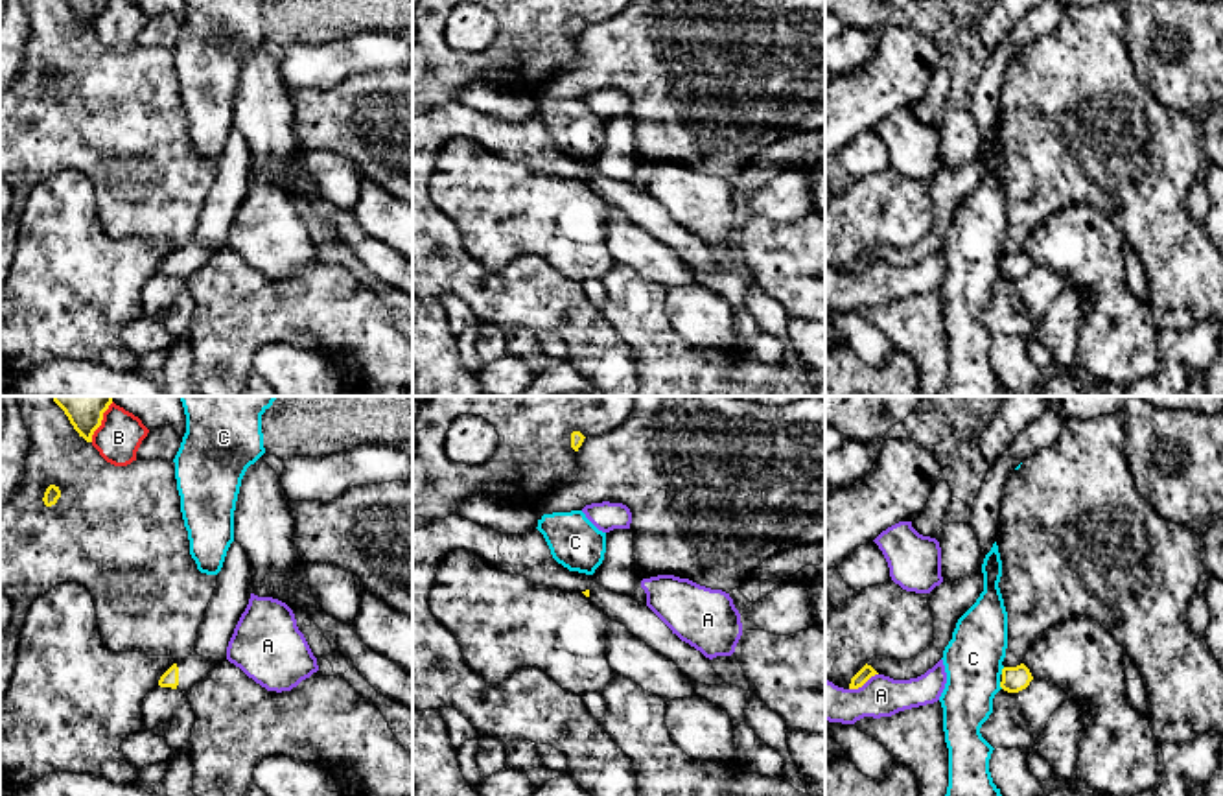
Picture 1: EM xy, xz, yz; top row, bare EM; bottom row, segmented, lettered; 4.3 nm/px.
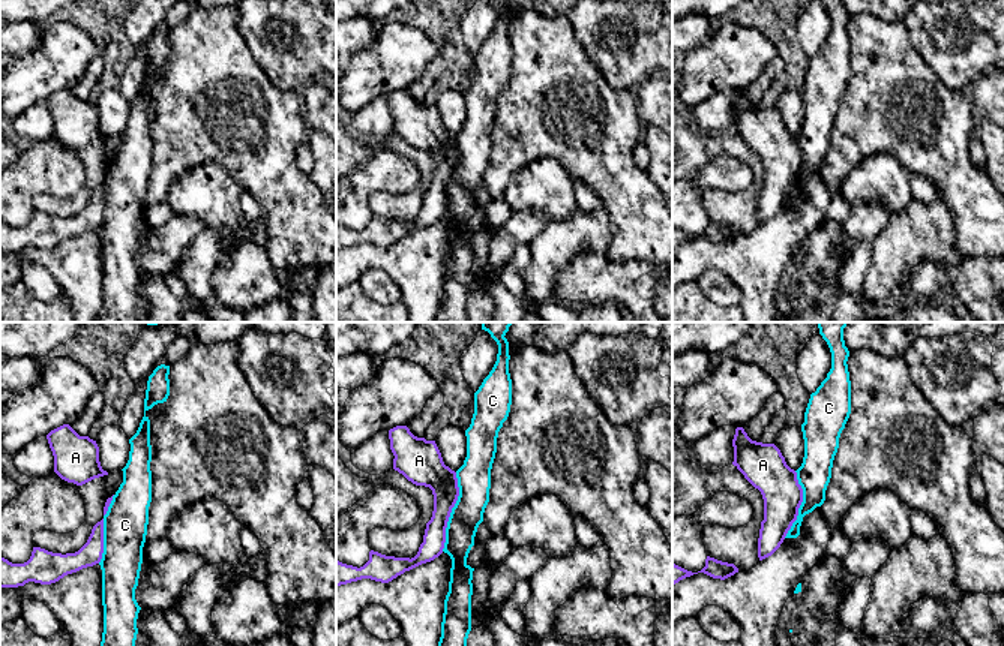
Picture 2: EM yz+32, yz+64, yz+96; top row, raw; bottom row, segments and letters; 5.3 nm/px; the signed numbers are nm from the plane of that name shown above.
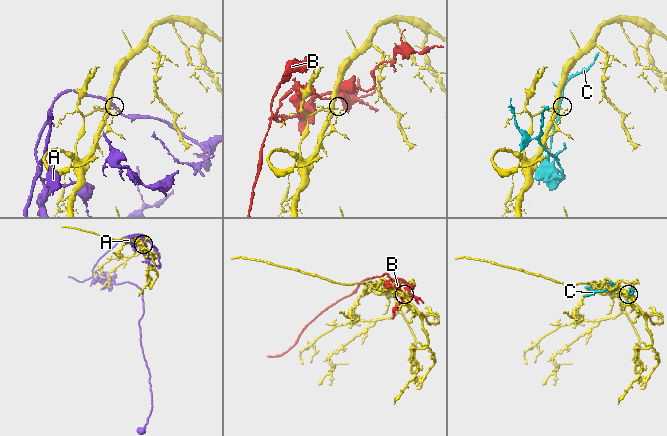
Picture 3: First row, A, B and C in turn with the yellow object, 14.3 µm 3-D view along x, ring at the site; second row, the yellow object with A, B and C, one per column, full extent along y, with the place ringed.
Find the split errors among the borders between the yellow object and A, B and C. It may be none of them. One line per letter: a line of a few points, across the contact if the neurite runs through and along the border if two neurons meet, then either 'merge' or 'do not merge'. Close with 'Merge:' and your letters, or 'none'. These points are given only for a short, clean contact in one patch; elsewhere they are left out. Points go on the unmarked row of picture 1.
A: do not merge
B: do not merge
C: do not merge
Merge: none

